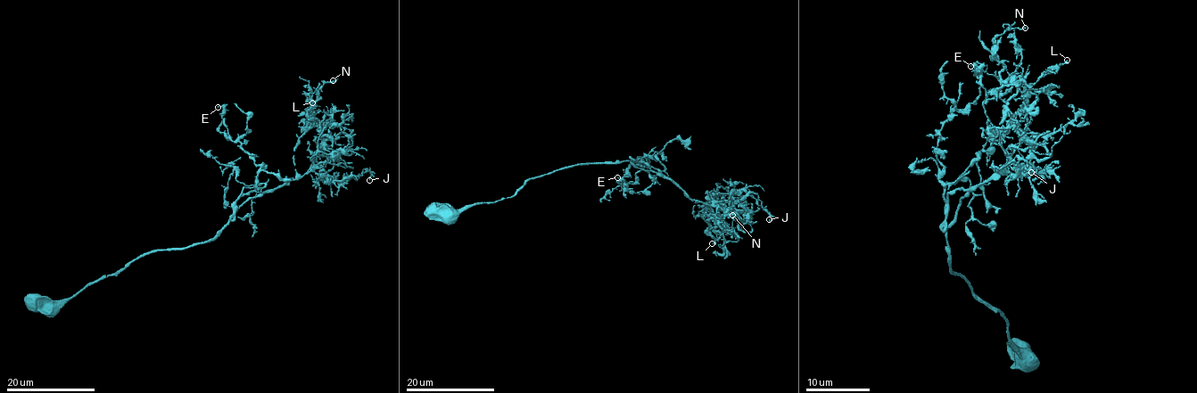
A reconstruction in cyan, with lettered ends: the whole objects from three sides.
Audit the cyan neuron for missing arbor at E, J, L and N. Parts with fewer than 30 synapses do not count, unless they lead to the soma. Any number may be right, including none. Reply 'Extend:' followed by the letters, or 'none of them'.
Extend: none of them

